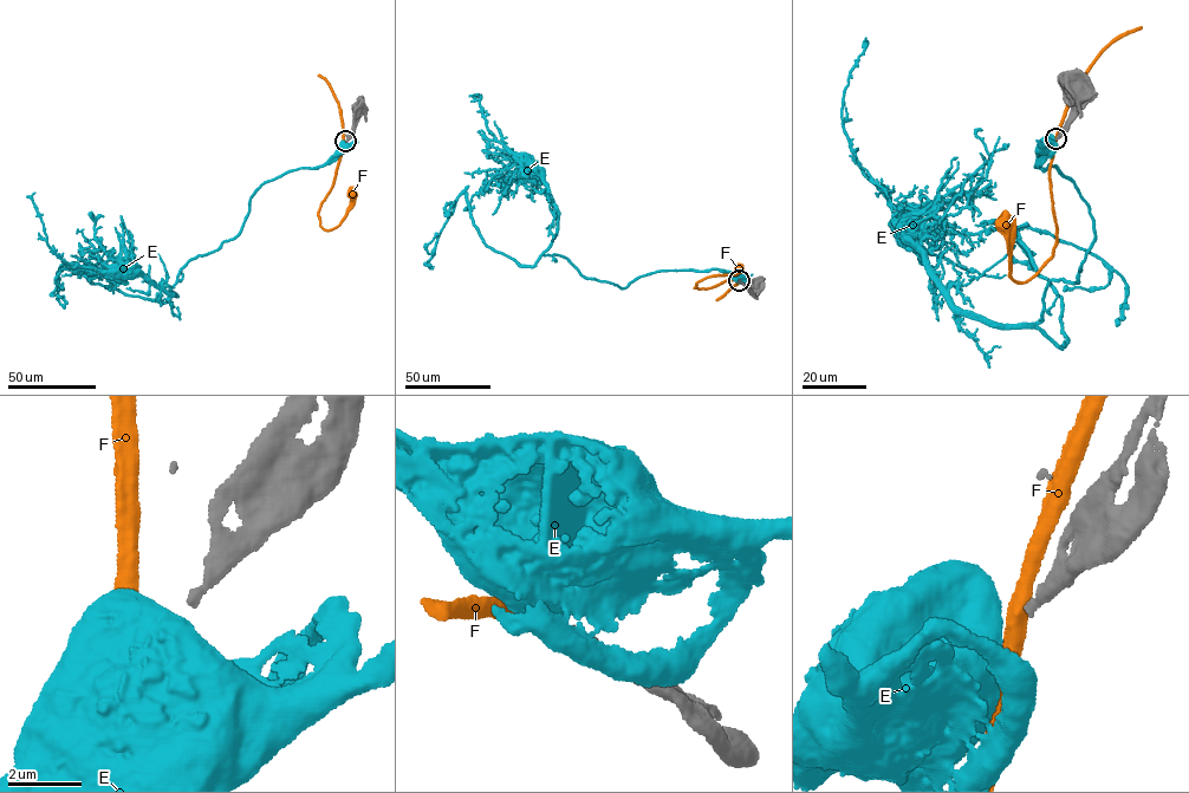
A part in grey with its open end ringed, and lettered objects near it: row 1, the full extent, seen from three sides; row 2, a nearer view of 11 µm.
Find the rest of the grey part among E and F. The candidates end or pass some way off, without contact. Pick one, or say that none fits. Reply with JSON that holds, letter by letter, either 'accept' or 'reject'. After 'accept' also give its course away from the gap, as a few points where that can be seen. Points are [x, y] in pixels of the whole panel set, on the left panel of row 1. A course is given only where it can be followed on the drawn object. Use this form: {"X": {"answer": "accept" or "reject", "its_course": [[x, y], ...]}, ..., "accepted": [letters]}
{"E": {"answer": "reject"}, "F": {"answer": "reject"}, "accepted": []}

